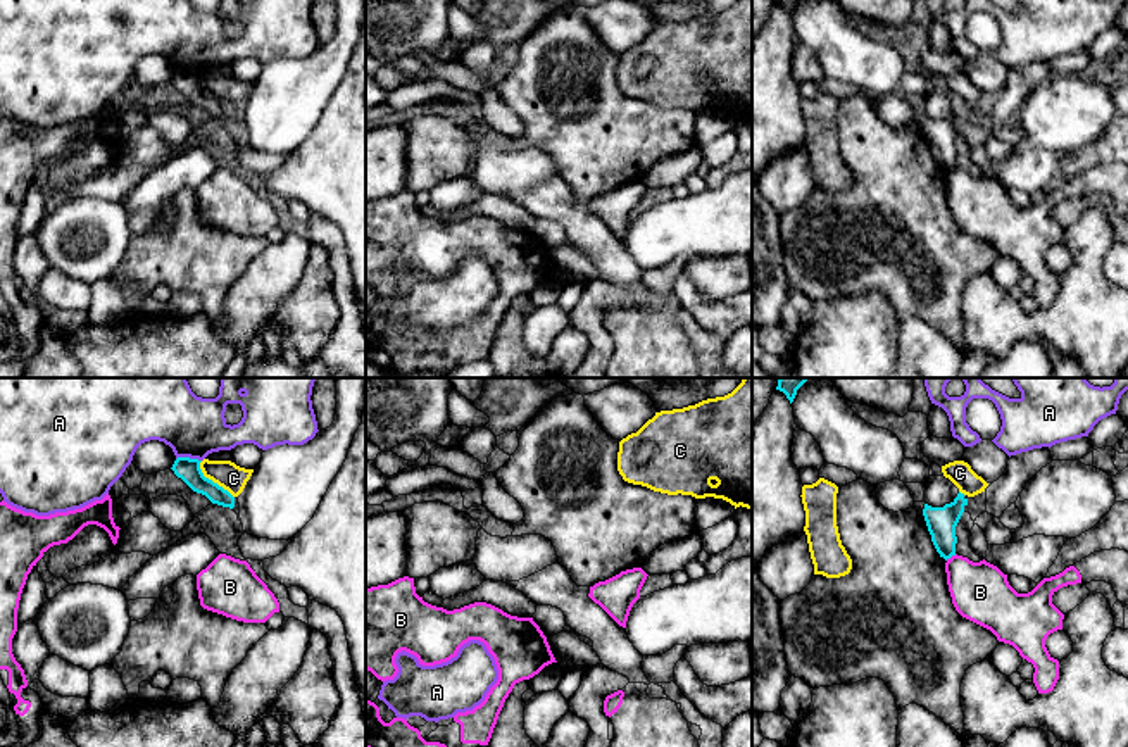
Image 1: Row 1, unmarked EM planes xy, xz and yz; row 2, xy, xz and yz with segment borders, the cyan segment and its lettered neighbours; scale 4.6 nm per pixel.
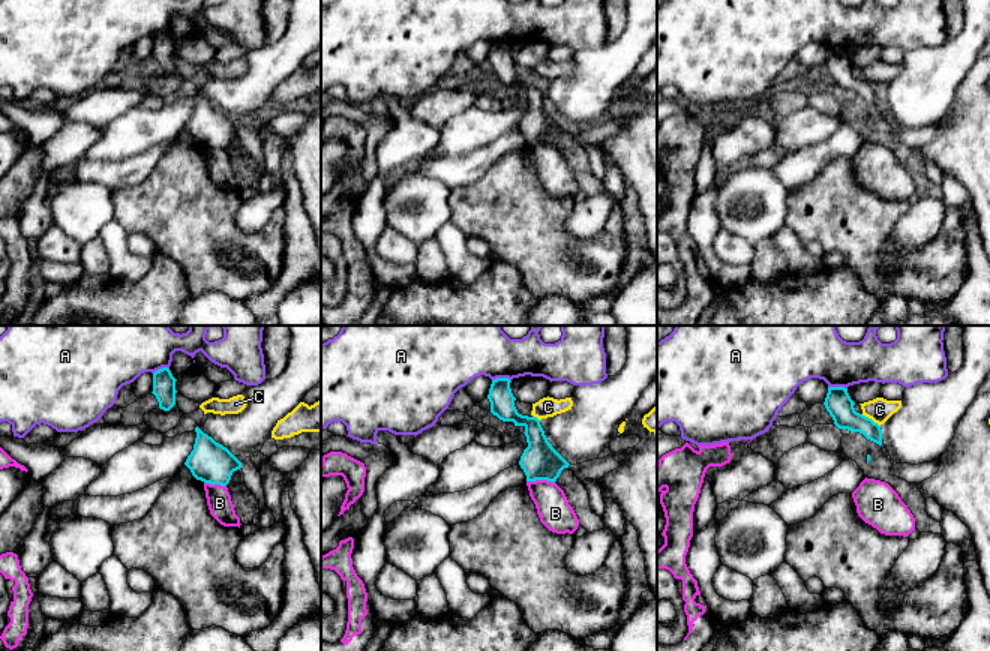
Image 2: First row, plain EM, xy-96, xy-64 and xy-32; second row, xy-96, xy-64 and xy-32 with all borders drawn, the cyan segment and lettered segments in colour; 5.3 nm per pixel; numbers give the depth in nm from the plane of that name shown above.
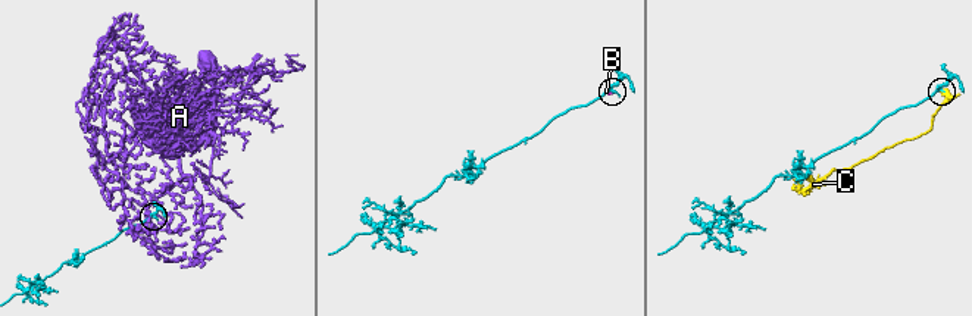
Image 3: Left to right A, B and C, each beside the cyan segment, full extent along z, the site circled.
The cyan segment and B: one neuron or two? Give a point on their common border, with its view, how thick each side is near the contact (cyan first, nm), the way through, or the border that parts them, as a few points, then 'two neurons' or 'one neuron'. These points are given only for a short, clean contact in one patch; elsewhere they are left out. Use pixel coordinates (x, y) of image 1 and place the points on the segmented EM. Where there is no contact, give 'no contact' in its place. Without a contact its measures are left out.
meets cyan in yz at (951, 556); 140 nm thick on the cyan side, 280 nm on the other; border along yz (956, 554), (946, 559); two neurons

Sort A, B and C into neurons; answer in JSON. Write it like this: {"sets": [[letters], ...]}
{"sets": [["A"], ["B"], ["C"]]}

